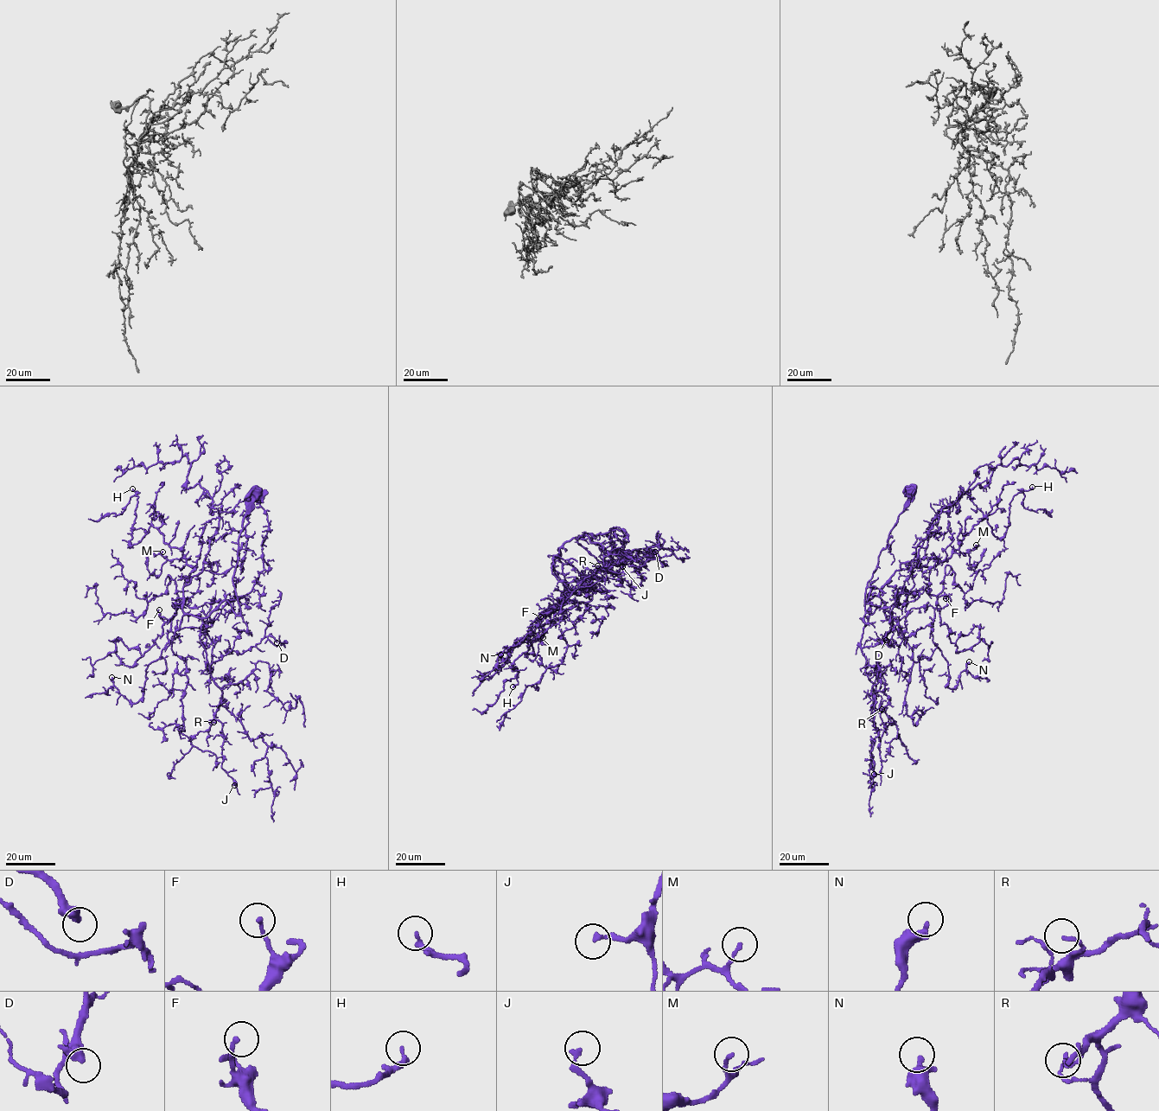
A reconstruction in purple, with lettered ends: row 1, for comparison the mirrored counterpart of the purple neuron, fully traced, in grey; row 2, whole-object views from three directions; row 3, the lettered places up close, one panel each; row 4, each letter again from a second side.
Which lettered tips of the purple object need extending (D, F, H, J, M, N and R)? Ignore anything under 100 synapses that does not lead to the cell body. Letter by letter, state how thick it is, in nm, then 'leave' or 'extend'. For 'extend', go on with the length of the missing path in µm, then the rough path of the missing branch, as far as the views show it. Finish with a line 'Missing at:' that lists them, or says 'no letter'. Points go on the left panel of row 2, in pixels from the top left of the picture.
D: 440 nm thick; leave
F: 170 nm thick; leave
H: 240 nm thick; leave
J: 190 nm thick; leave
M: 160 nm thick; leave
N: 360 nm thick; leave
R: 130 nm thick; leave
Missing at: no letter

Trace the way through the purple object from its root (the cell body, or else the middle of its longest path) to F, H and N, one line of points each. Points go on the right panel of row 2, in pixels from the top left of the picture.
F: (910, 489), (864, 602), (870, 586), (869, 601), (886, 584), (924, 590), (936, 597), (939, 610), (945, 598)
H: (910, 489), (865, 603), (896, 571), (950, 558), (983, 519), (1002, 538), (1012, 497), (1032, 487)
N: (910, 489), (864, 602), (886, 584), (935, 596), (931, 634), (949, 687), (969, 661)

